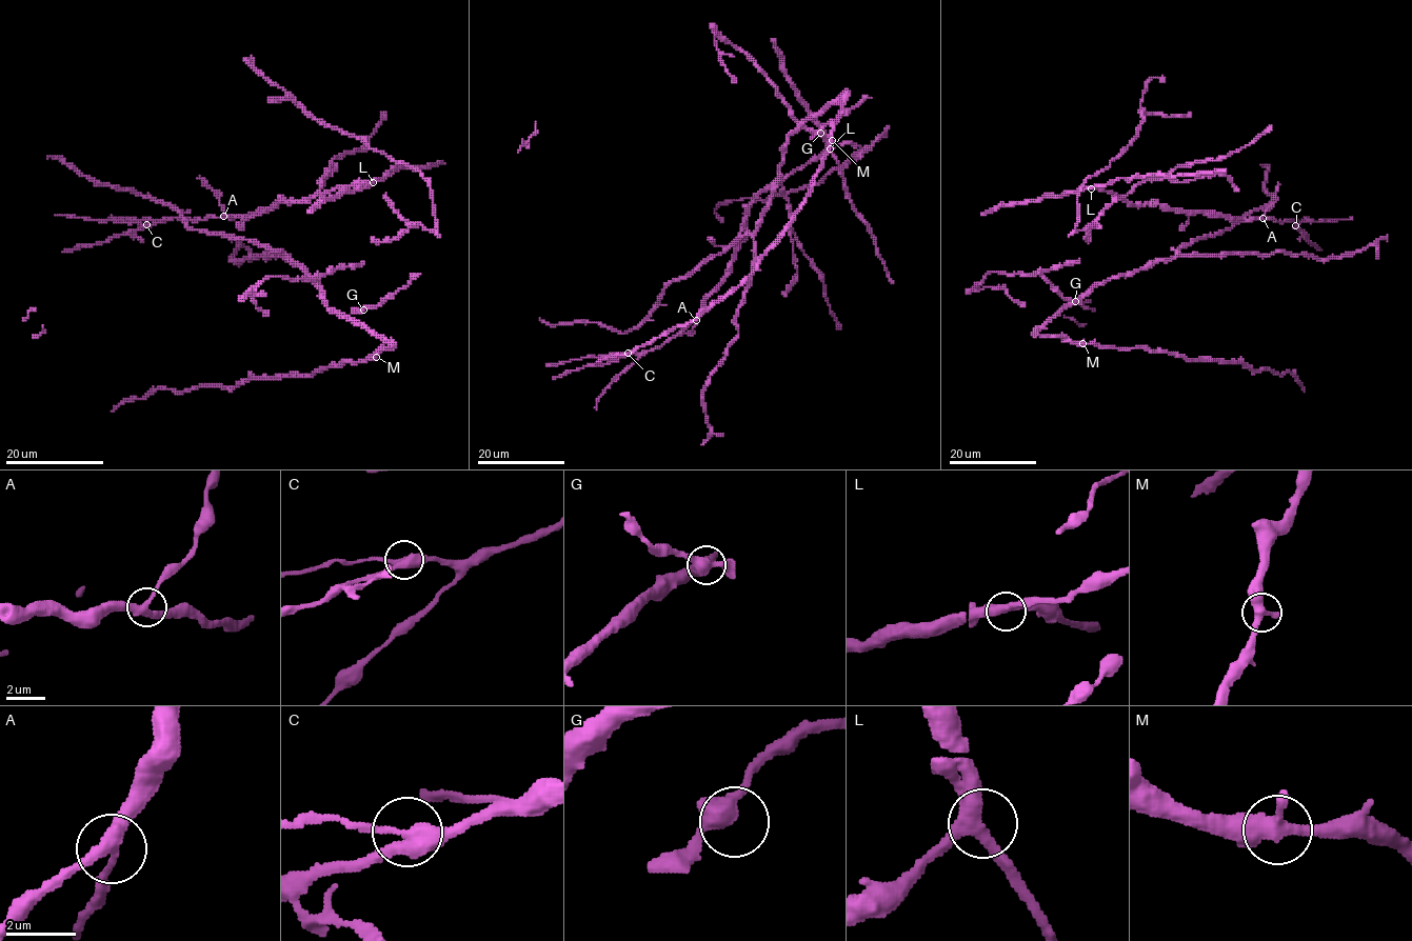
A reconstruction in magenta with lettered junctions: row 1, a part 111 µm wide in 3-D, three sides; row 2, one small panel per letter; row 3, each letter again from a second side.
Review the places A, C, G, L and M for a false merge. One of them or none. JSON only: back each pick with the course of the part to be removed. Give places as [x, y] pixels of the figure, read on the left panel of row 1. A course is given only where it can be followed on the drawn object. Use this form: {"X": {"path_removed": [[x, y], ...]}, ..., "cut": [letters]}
{"C": {"path_removed": [[146, 224], [56, 216]]}, "cut": ["C"]}

